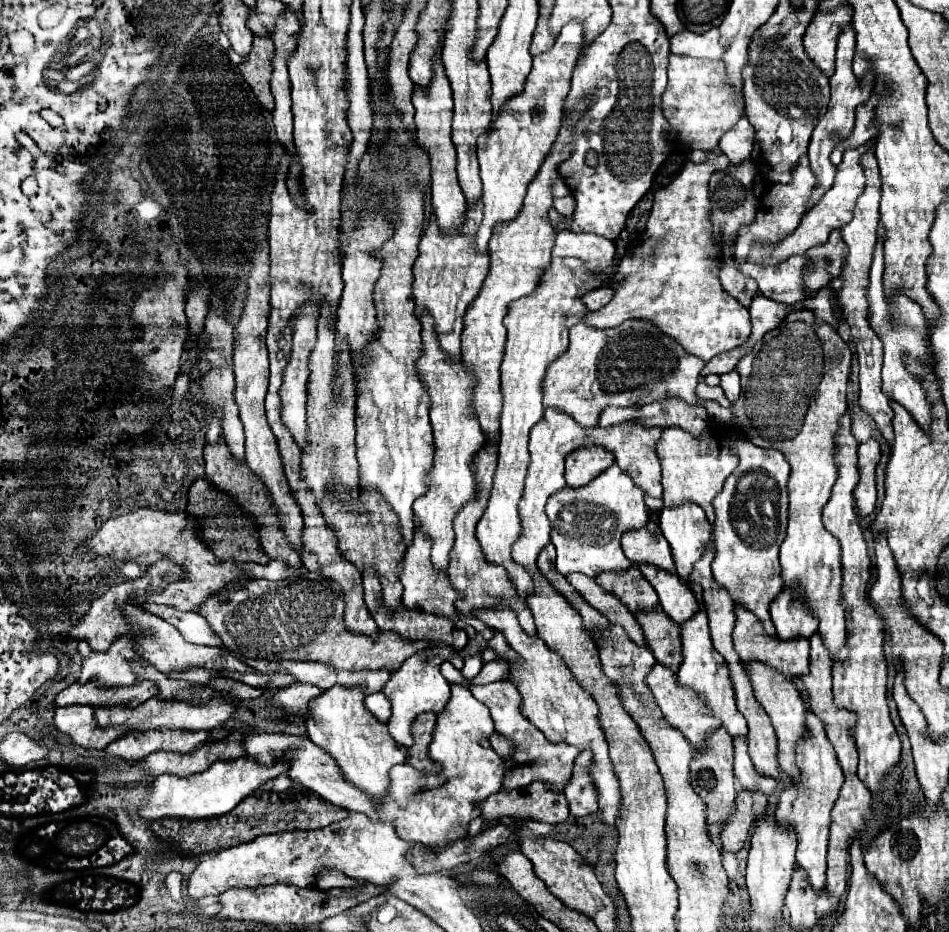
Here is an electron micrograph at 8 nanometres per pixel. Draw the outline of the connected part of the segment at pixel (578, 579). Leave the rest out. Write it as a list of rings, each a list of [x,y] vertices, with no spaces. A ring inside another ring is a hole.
[[[574,574],[574,576],[566,576],[566,578],[592,608],[596,608],[598,612],[602,612],[608,618],[610,624],[622,626],[632,642],[636,642],[638,646],[646,646],[640,624],[636,622],[634,614],[618,598],[614,598],[612,594],[602,590],[594,578],[588,578],[582,574]]]

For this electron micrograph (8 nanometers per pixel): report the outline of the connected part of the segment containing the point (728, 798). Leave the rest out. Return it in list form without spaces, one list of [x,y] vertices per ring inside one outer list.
[[[718,728],[718,732],[714,732],[714,736],[710,736],[710,752],[706,752],[706,756],[694,756],[694,762],[690,764],[690,774],[692,774],[692,784],[694,790],[702,796],[702,800],[706,802],[708,810],[706,810],[706,824],[708,824],[708,832],[712,838],[720,838],[720,832],[724,828],[726,818],[734,812],[734,802],[736,802],[736,788],[734,786],[734,746],[730,736],[726,736],[726,732],[722,732],[722,728]]]

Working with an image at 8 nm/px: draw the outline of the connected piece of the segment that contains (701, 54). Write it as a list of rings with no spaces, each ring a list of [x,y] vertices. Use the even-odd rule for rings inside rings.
[[[710,28],[704,34],[694,34],[690,30],[680,32],[678,36],[670,38],[672,54],[686,54],[694,58],[712,58],[718,60],[724,56],[726,46],[720,42],[718,28]]]

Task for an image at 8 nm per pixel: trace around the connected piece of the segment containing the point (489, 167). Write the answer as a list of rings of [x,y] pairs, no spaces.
[[[570,20],[560,30],[556,44],[548,52],[533,58],[530,80],[526,80],[526,92],[522,92],[522,96],[514,96],[514,100],[502,108],[498,120],[492,122],[490,136],[482,136],[482,140],[478,140],[478,162],[484,184],[484,218],[476,232],[476,252],[488,254],[488,240],[494,226],[516,220],[518,212],[522,210],[528,184],[538,176],[540,166],[562,126],[562,100],[566,100],[570,92],[570,76],[582,48],[584,22]]]

